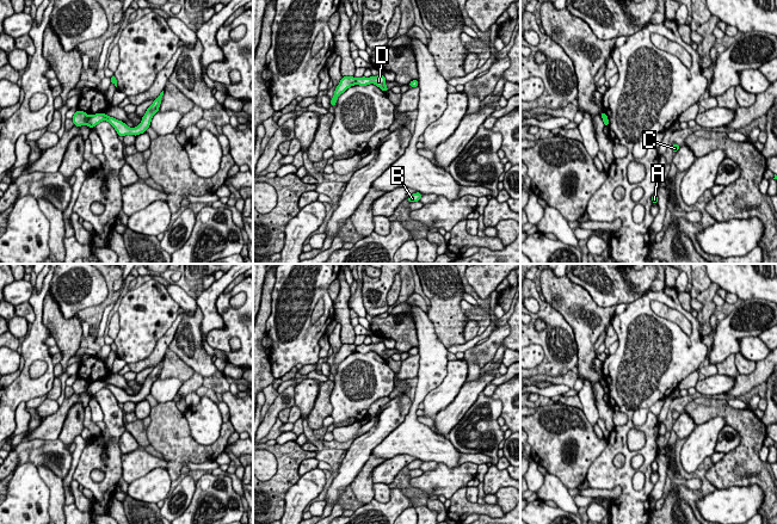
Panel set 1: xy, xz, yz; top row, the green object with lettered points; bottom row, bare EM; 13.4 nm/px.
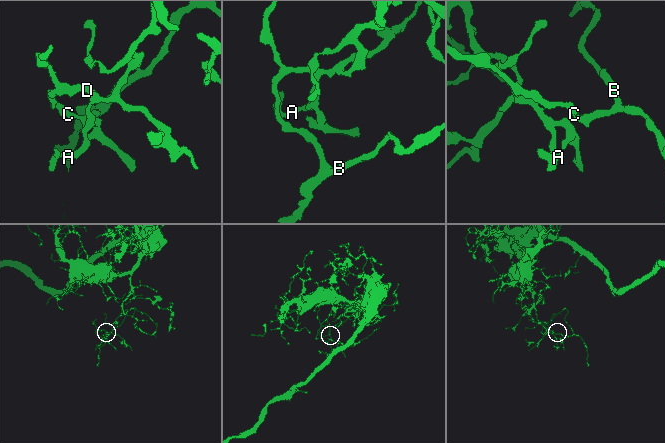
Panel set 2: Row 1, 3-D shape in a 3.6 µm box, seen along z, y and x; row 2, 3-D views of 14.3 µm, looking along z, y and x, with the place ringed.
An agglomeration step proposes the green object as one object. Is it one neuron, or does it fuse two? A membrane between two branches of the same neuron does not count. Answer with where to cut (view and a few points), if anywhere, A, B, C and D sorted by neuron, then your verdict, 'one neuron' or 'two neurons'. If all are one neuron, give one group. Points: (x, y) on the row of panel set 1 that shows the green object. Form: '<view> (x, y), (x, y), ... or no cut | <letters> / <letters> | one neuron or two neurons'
xy (90, 116), (86, 123) | A D / B C | two neurons

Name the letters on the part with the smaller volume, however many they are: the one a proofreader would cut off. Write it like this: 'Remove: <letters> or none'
Remove: B, C

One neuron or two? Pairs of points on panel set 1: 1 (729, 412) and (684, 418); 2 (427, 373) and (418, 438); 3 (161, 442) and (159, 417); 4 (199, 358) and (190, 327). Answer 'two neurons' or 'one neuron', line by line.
1: two neurons
2: one neuron
3: one neuron
4: one neuron

